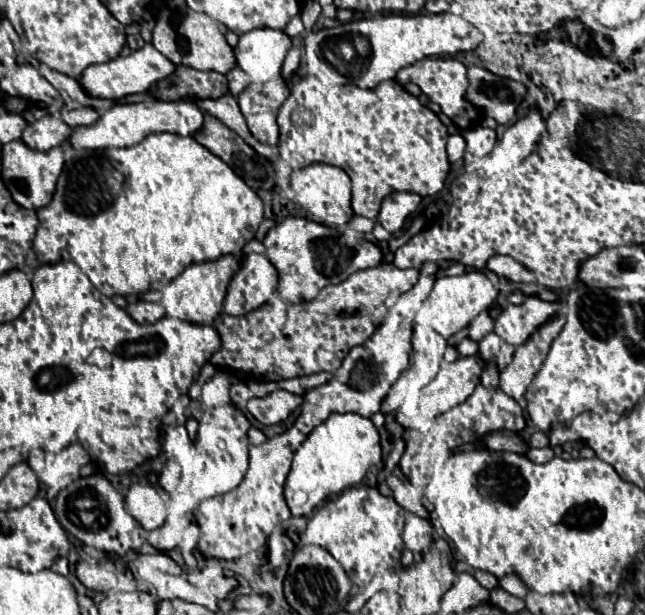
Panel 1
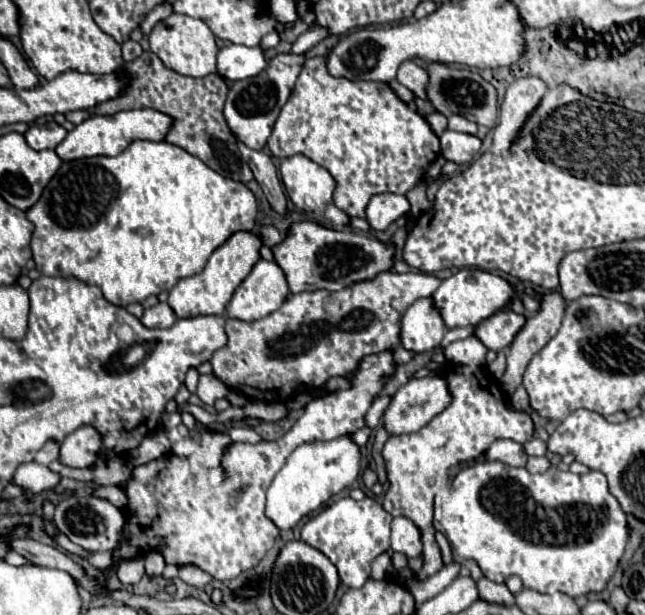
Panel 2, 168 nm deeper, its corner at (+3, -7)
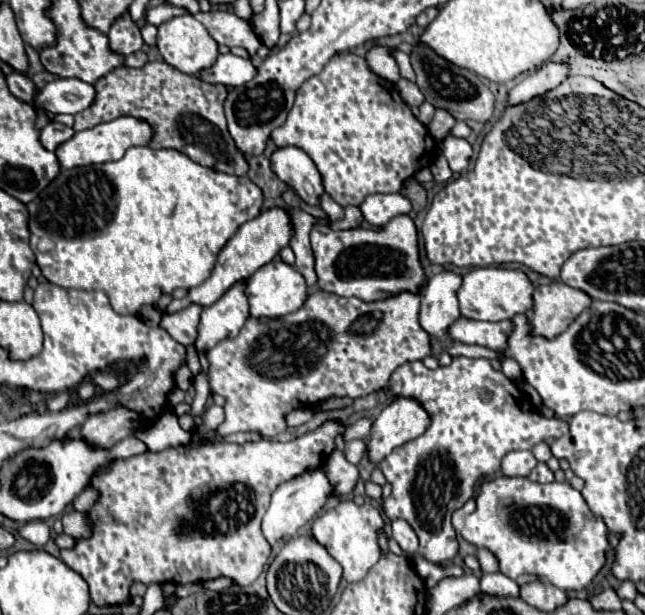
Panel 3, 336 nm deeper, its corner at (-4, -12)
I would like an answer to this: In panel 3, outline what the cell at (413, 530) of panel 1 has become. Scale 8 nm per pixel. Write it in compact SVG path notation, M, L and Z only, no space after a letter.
M394 520L392 522L392 538L400 544L400 548L404 552L408 552L408 554L418 552L418 536L406 520Z

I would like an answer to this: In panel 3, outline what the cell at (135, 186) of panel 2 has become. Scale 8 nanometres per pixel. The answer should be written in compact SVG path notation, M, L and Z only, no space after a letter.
M134 146L126 150L122 160L116 162L104 162L96 166L82 166L82 168L70 168L62 170L48 188L28 204L30 212L30 246L34 250L36 262L44 274L44 278L52 284L58 284L62 288L78 288L78 290L102 290L108 298L112 308L118 314L138 314L138 308L144 304L156 304L162 294L172 294L176 288L194 288L200 286L214 268L214 262L218 258L218 252L224 248L224 244L232 238L232 234L248 220L254 220L260 214L262 208L262 190L248 178L248 176L230 176L224 172L216 172L212 168L200 166L194 160L190 160L186 154L178 150L154 150L150 146Z

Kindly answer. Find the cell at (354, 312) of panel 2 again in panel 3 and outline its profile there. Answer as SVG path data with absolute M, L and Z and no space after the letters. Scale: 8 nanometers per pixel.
M324 290L312 292L304 306L282 318L248 318L240 334L230 340L218 342L206 358L210 360L208 382L212 394L226 398L226 420L218 426L220 434L252 432L252 424L262 432L284 432L284 416L294 408L308 408L332 396L360 398L370 392L382 390L392 372L404 364L422 360L432 352L428 334L418 324L420 294L400 292L396 296L364 302L360 298L342 298Z

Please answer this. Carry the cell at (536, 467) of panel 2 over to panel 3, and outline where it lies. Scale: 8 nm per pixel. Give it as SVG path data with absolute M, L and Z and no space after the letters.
M538 464L532 472L530 472L530 476L528 476L530 480L534 480L534 482L552 482L554 480L554 472L546 466L546 464Z

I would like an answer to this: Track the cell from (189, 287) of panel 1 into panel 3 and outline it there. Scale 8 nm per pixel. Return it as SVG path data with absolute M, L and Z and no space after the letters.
M270 208L270 210L262 212L258 218L254 218L254 220L250 220L250 222L242 224L242 226L236 230L236 234L228 240L228 244L220 250L212 276L210 276L206 282L202 282L200 286L190 288L184 298L172 300L164 312L178 312L178 310L184 310L184 308L188 308L188 306L192 306L192 304L198 304L198 306L202 306L202 308L212 306L212 304L214 304L216 300L220 300L220 296L224 296L236 282L246 282L258 268L262 268L264 264L272 262L272 258L274 258L284 246L288 246L290 236L292 236L290 216L288 216L282 208Z

